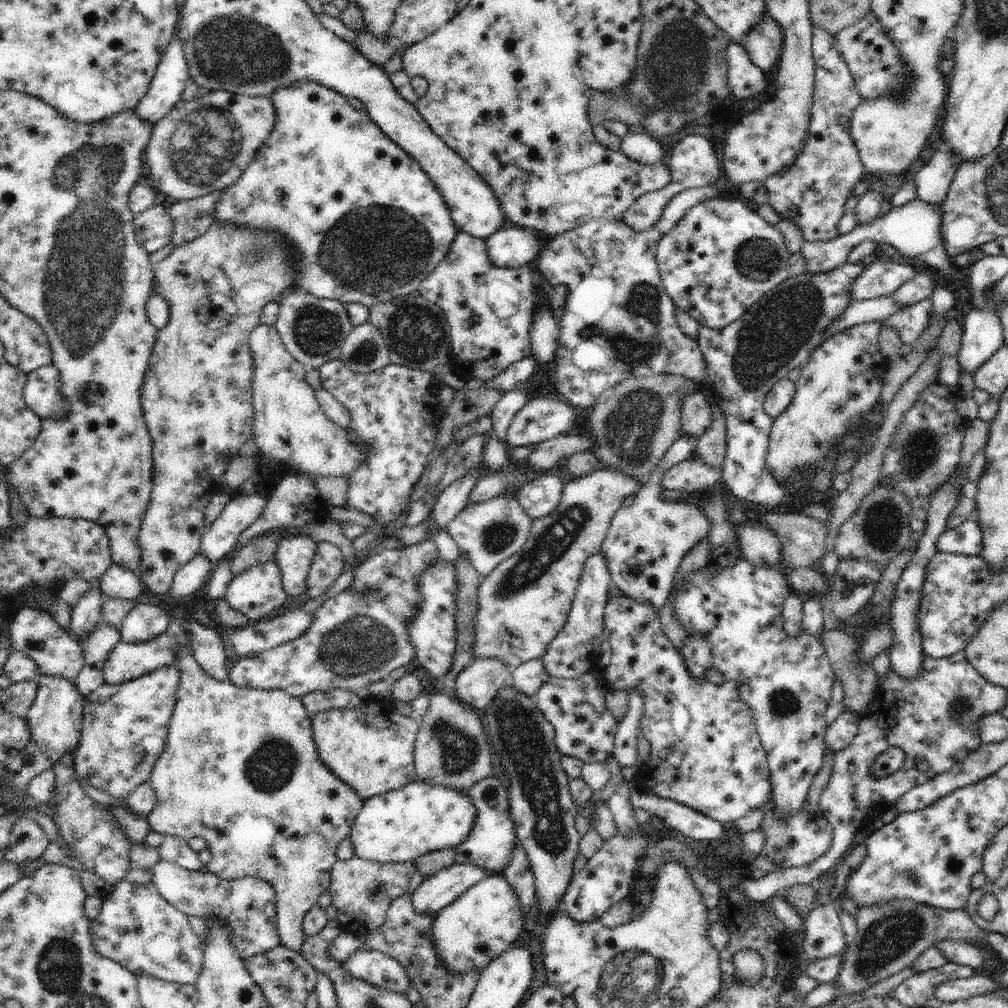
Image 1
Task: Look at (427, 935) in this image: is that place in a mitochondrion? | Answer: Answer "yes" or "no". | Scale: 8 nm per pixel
no

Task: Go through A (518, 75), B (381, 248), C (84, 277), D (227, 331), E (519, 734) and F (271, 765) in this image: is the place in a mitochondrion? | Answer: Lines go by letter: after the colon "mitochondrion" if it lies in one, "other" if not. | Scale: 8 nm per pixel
A: other
B: mitochondrion
C: mitochondrion
D: other
E: mitochondrion
F: mitochondrion

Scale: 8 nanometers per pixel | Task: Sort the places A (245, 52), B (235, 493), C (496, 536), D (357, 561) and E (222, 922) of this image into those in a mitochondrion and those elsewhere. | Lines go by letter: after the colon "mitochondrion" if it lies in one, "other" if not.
A: mitochondrion
B: other
C: mitochondrion
D: other
E: other

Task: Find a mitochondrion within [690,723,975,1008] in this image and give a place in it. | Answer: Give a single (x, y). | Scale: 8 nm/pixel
(885, 939)

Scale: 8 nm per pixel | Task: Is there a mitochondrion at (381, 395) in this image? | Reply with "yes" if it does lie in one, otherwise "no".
no

